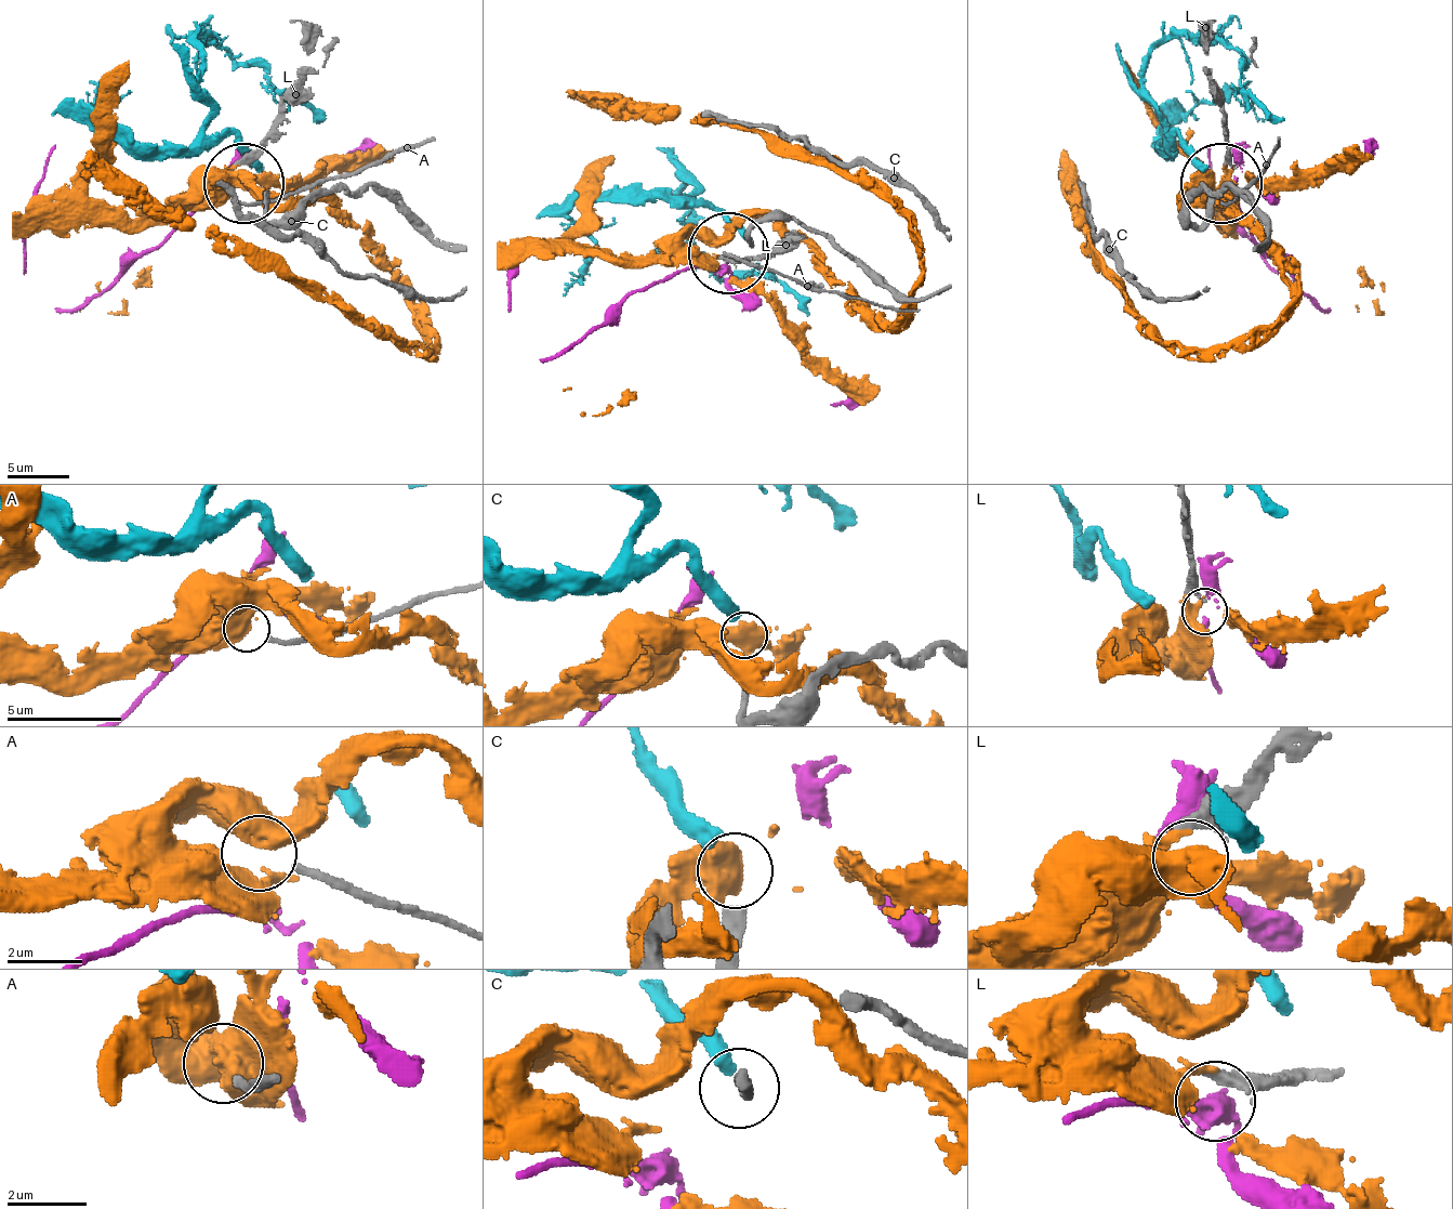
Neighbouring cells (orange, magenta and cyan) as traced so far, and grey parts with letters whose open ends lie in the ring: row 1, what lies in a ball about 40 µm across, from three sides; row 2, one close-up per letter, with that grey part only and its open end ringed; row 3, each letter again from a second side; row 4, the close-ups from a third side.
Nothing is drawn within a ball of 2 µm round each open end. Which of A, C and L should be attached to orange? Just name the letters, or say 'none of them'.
L

